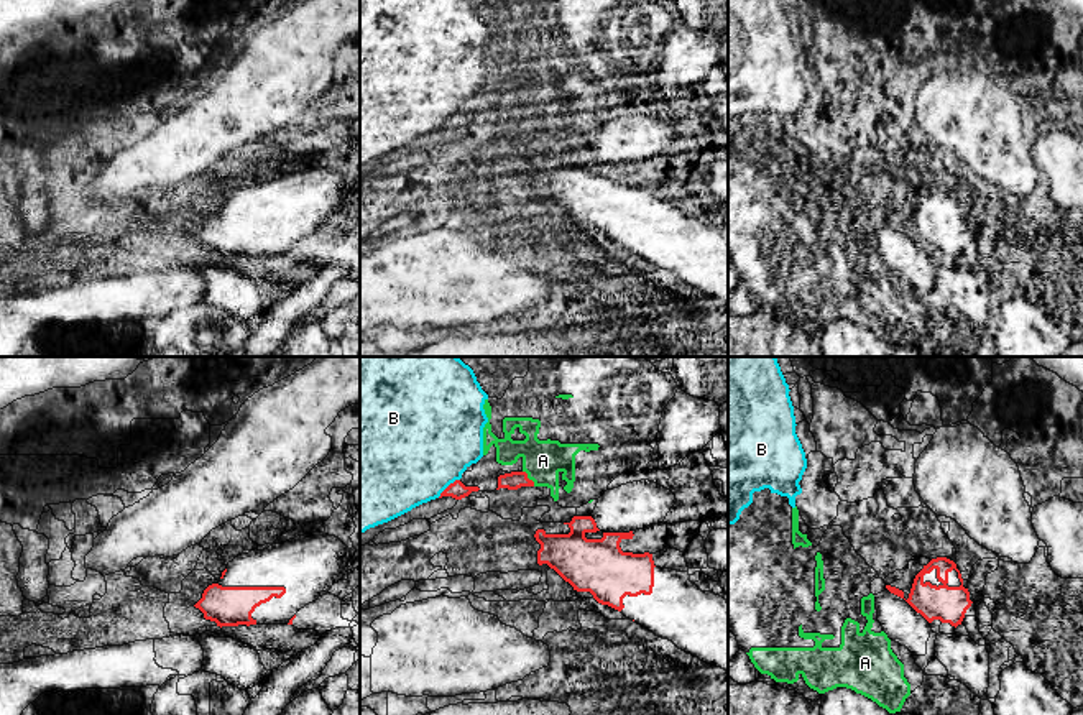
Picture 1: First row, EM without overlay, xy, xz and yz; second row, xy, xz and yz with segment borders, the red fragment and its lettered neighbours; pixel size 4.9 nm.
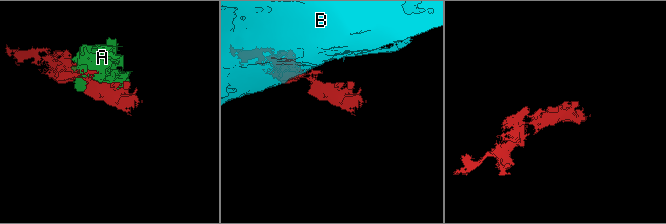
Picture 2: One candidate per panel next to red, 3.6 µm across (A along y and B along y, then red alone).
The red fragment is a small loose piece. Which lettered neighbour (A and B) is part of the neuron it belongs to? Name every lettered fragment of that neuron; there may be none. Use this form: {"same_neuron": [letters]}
{"same_neuron": []}

